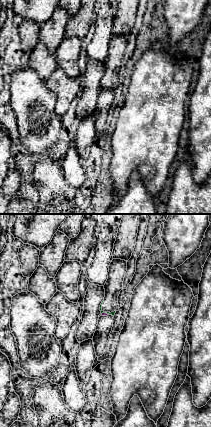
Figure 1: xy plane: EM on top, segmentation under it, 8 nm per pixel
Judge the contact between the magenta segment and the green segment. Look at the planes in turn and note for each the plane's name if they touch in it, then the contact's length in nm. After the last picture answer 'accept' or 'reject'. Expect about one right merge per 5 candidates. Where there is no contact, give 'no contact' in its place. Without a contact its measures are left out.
contact in xy; length 70 nm

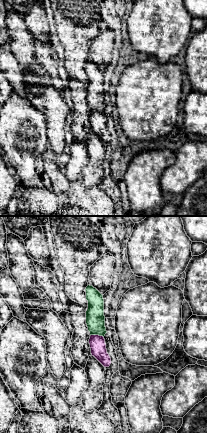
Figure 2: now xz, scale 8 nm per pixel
contact in xz; length 110 nm

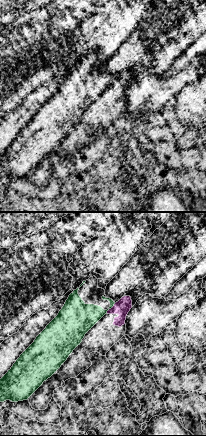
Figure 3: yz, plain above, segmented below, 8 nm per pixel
contact in yz; length 120 nm

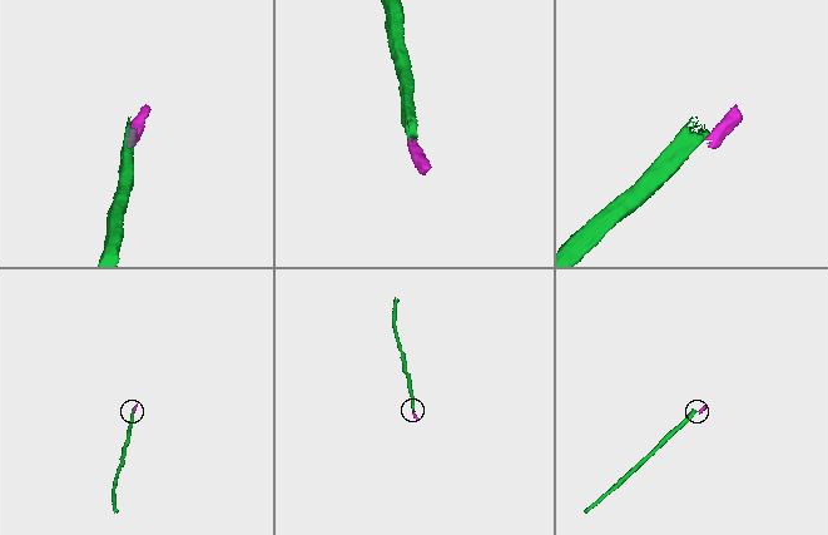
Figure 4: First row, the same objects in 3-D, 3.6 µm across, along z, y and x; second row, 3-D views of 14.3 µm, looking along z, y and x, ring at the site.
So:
reject

